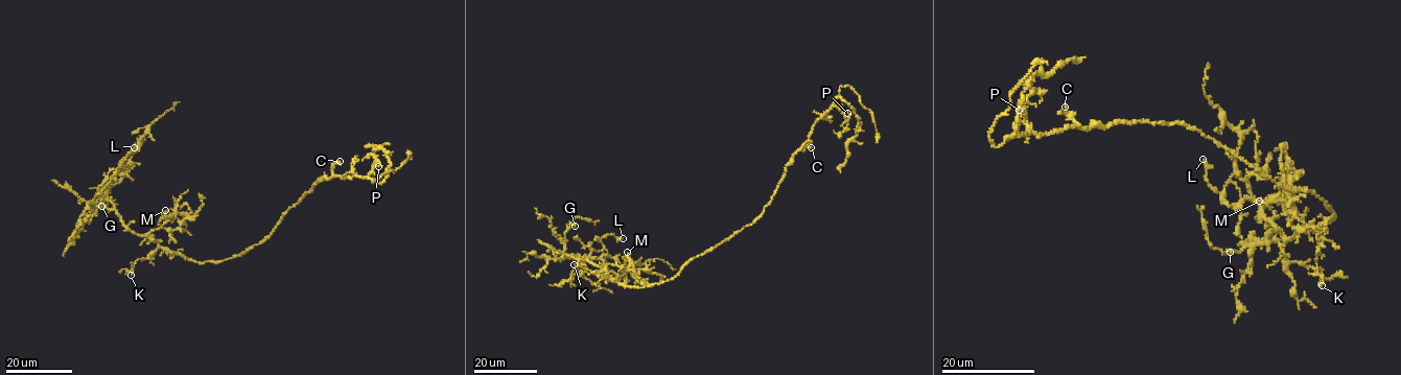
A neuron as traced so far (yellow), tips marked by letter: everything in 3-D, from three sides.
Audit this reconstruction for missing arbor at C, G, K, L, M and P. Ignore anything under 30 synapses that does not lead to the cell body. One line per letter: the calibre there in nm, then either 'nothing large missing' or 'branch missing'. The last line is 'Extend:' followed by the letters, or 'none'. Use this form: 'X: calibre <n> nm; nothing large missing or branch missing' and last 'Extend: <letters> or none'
C: calibre 140 nm; nothing large missing
G: calibre 110 nm; nothing large missing
K: calibre 130 nm; nothing large missing
L: calibre 170 nm; nothing large missing
M: calibre 170 nm; nothing large missing
P: calibre 180 nm; nothing large missing
Extend: none

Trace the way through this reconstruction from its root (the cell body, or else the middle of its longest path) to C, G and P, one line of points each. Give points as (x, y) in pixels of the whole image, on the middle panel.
C: (705, 252), (760, 216), (796, 151), (811, 147)
G: (705, 252), (671, 279), (629, 287), (608, 278), (604, 268), (564, 253), (564, 234), (570, 225), (575, 226)
P: (705, 252), (749, 225), (762, 213), (786, 167), (808, 141), (817, 120), (834, 106), (847, 118), (847, 113)

